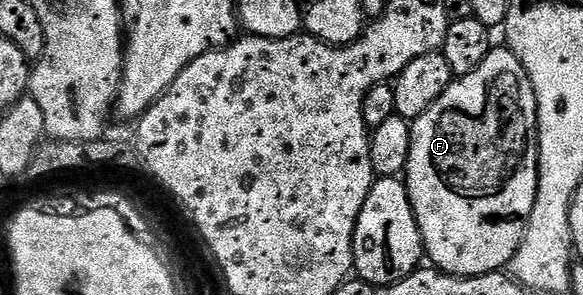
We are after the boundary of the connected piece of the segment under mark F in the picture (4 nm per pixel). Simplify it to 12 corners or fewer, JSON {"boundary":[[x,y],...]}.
{"boundary":[[511,49],[412,123],[432,267],[503,272],[540,185],[536,94]]}

